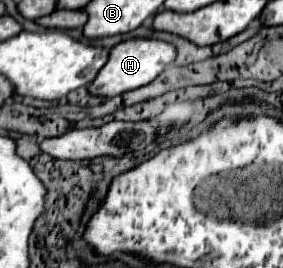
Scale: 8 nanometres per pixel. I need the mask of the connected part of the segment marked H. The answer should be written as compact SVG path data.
M154 38L124 40L112 48L110 60L102 68L102 72L98 72L94 84L90 84L88 90L90 90L90 94L112 98L112 96L124 94L128 90L142 88L142 86L150 84L154 78L158 78L170 64L174 64L176 56L178 56L176 46L170 42L164 42L164 40L154 40Z

